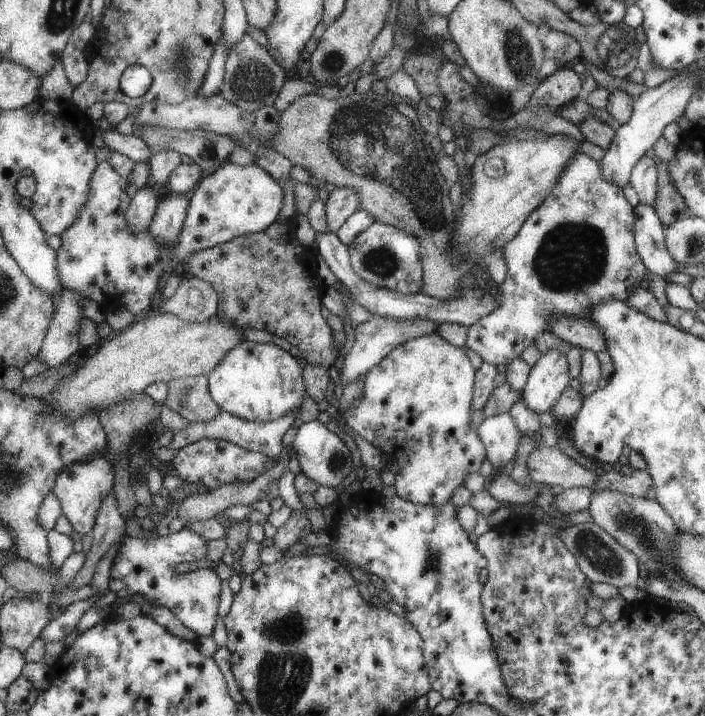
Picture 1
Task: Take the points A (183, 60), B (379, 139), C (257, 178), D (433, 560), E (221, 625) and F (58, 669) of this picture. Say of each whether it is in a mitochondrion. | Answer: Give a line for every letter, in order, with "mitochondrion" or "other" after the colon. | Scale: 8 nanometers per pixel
A: mitochondrion
B: mitochondrion
C: other
D: mitochondrion
E: other
F: other

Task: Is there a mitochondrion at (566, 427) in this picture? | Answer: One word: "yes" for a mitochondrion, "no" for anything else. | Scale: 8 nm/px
no

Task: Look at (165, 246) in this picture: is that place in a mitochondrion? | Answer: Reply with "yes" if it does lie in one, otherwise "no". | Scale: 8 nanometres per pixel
no

